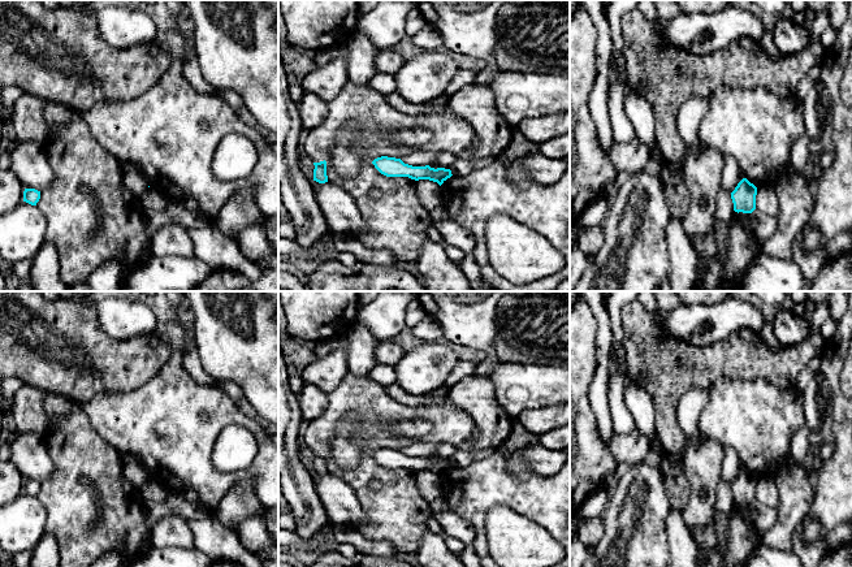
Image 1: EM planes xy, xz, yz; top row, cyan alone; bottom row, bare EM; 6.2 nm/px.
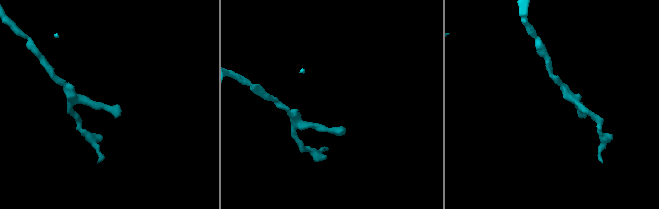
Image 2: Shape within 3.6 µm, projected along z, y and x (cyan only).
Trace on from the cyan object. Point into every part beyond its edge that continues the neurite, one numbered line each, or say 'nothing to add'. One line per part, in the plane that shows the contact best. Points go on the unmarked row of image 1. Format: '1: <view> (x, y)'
nothing to add

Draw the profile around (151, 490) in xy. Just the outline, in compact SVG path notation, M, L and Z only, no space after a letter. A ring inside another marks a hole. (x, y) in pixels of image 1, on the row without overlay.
M150 477L139 488L139 493L140 493L142 501L144 502L144 505L147 505L150 502L161 503L161 502L166 501L170 492Z

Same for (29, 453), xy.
M20 433L10 446L12 463L25 480L46 481L53 472L44 434Z

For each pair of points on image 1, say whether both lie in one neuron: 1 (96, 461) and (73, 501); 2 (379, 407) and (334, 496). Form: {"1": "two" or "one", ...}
{"1": "one", "2": "two"}

